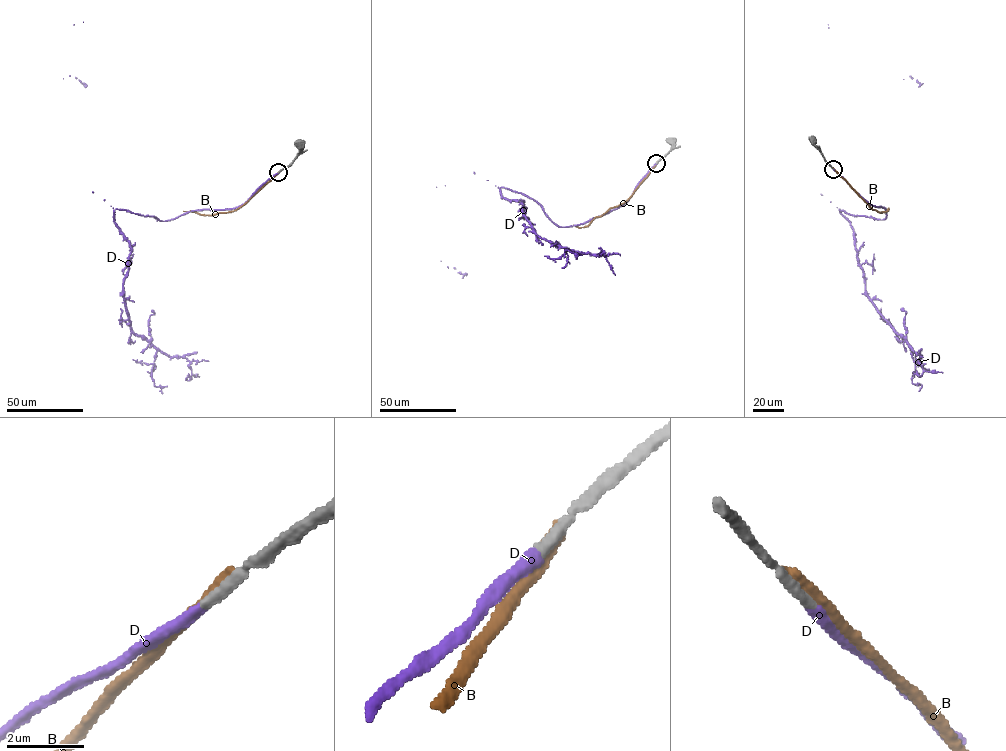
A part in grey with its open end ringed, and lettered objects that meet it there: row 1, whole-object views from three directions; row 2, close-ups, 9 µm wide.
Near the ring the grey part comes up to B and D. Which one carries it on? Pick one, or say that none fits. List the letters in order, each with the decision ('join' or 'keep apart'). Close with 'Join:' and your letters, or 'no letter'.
B: keep apart
D: join
Join: D

